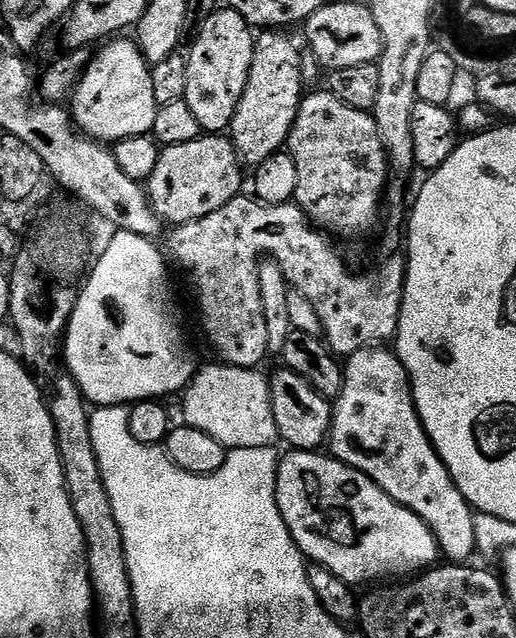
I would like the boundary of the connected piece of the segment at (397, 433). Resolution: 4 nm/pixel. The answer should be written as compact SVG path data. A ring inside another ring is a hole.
M373 346L358 350L347 357L343 369L344 385L334 401L332 410L331 455L366 474L383 492L390 494L394 502L418 514L418 518L422 518L422 522L426 522L426 526L434 534L445 561L471 561L468 559L477 555L477 517L468 499L460 493L458 486L452 481L450 470L444 465L444 459L436 452L424 423L416 413L412 383L408 381L408 371L404 369L403 362L391 347Z

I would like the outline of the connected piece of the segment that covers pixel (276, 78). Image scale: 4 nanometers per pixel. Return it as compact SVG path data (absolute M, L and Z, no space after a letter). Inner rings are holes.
M264 30L255 37L256 49L250 66L250 74L246 82L246 90L238 102L238 110L232 119L230 139L236 148L236 155L245 165L261 164L270 154L281 151L288 143L288 135L294 126L294 118L298 114L298 106L305 95L304 76L300 73L300 52L287 40L287 35L276 30Z

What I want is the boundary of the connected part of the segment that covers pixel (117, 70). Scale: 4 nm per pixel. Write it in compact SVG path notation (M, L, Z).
M124 38L105 43L101 52L93 55L70 101L70 115L77 129L101 142L149 135L158 107L148 61L131 39L120 39Z

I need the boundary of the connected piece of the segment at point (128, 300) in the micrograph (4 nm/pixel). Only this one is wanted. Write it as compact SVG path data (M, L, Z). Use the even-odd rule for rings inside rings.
M122 231L115 235L105 246L96 269L94 264L87 273L76 298L76 309L72 311L68 331L64 333L62 359L68 365L68 373L78 382L84 399L92 406L131 406L138 400L168 398L164 396L171 392L183 393L198 371L196 356L176 317L176 300L172 297L169 261L165 253L160 253L149 237Z

